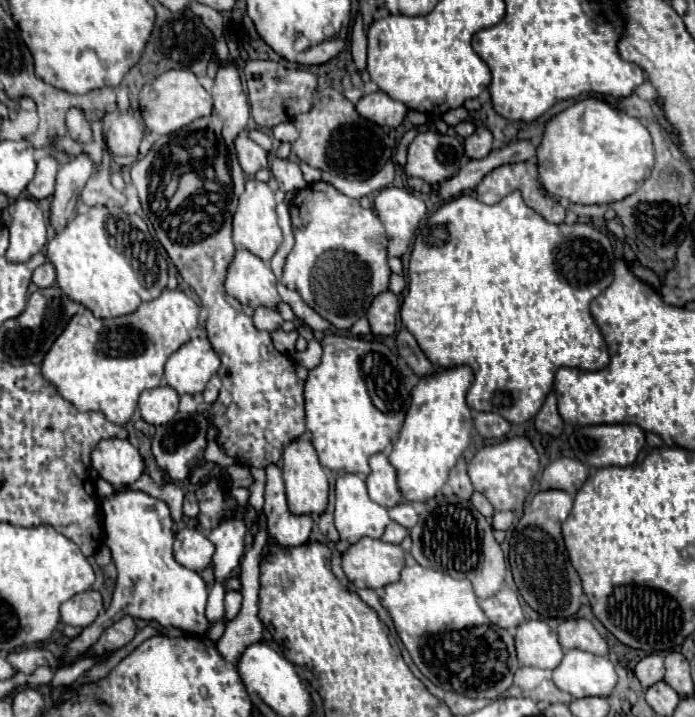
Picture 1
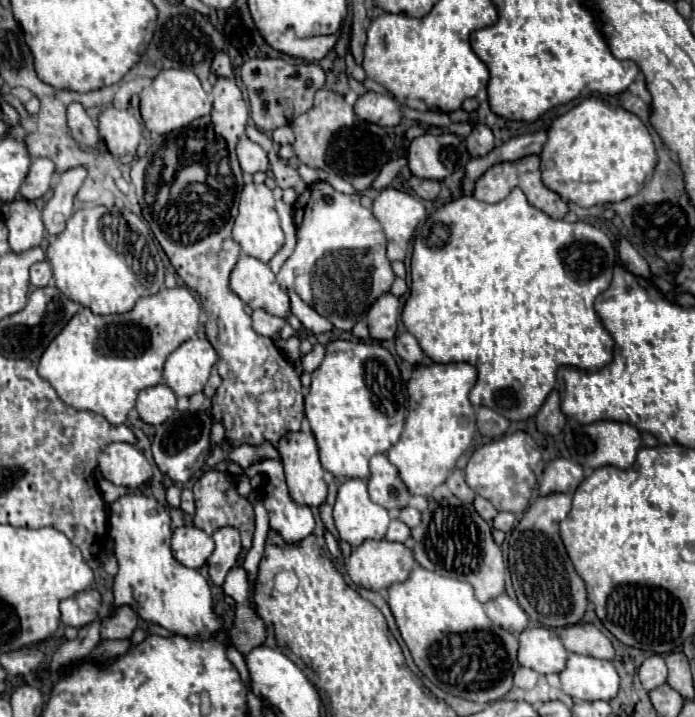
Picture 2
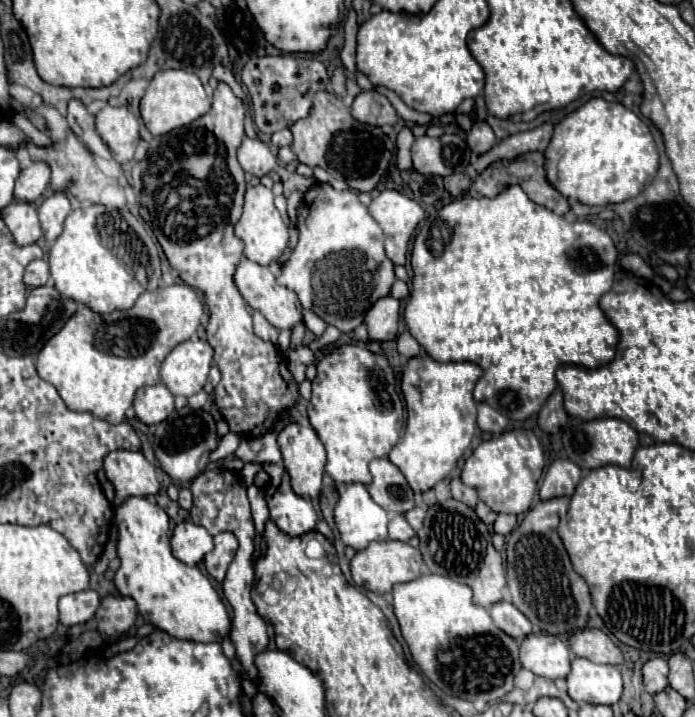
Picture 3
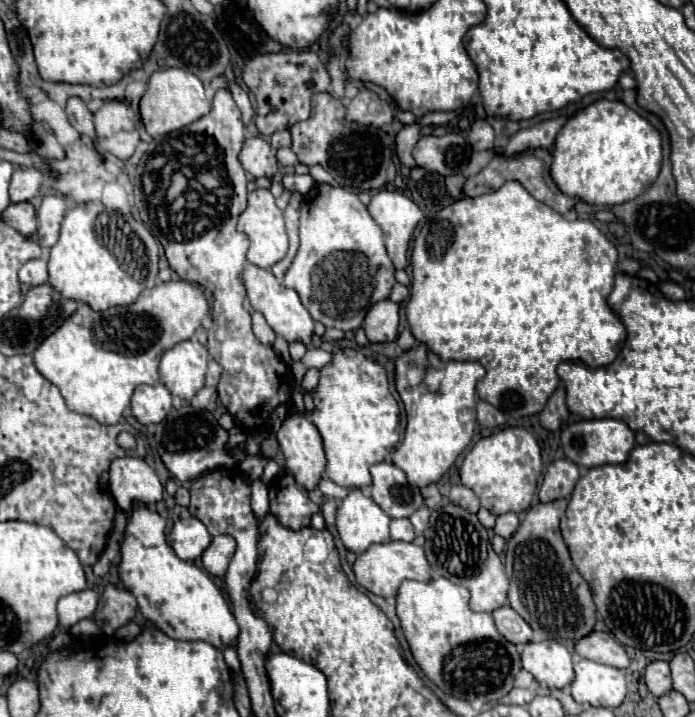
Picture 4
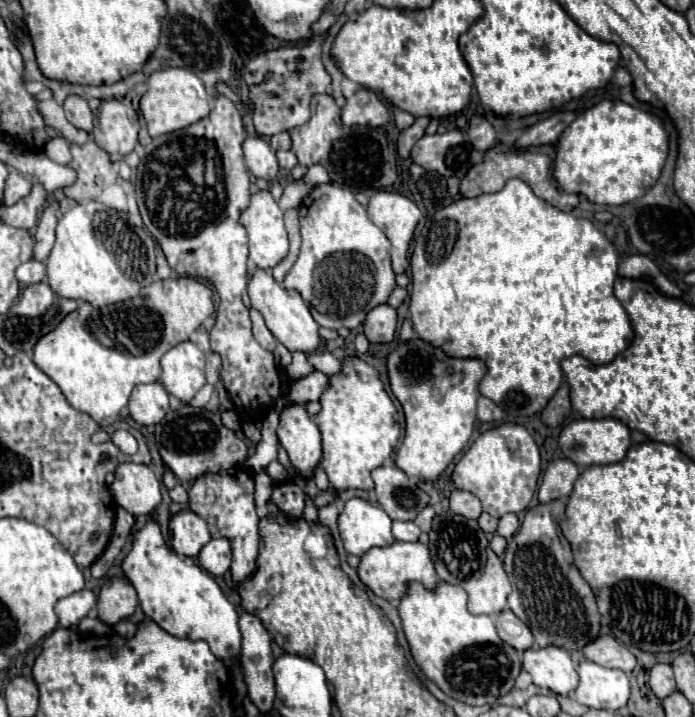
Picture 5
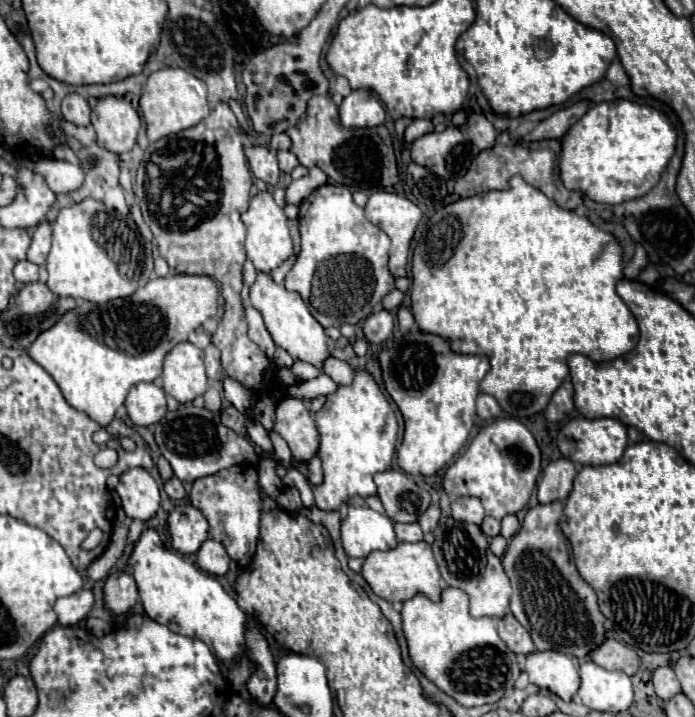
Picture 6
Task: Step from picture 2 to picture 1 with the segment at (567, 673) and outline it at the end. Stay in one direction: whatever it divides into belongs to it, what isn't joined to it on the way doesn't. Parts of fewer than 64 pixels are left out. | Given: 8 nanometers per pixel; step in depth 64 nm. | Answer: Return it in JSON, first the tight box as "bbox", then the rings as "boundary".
{"bbox":[552,650,618,698],"boundary":[[[568,650],[560,662],[560,668],[552,672],[552,680],[562,692],[568,692],[574,698],[606,698],[612,694],[618,674],[608,656]]]}

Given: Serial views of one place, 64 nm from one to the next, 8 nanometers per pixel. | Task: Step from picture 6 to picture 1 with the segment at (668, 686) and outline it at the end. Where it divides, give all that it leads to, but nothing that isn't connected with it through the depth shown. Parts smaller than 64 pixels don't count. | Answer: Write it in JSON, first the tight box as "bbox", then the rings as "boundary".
{"bbox":[636,654,664,688],"boundary":[[[650,654],[646,658],[642,658],[636,666],[636,676],[638,680],[642,682],[644,688],[650,688],[654,686],[656,682],[662,682],[664,680],[664,660],[662,656],[658,654]]]}

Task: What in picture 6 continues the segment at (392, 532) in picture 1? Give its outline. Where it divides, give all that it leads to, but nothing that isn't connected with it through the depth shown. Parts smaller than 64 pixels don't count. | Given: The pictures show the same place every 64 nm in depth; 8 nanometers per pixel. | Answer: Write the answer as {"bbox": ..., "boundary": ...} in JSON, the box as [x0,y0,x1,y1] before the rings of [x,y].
{"bbox":[394,524,424,542],"boundary":[[[394,524],[394,530],[400,542],[420,542],[424,536],[418,524]]]}

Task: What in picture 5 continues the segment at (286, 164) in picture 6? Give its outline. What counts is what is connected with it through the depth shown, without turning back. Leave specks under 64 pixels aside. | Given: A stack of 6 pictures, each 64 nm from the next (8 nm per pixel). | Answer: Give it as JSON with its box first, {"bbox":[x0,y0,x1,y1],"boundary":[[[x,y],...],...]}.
{"bbox":[276,150,298,170],"boundary":[[[278,150],[276,156],[278,156],[280,166],[286,168],[286,170],[292,170],[292,168],[298,164],[298,160],[296,160],[296,156],[294,156],[292,150]]]}

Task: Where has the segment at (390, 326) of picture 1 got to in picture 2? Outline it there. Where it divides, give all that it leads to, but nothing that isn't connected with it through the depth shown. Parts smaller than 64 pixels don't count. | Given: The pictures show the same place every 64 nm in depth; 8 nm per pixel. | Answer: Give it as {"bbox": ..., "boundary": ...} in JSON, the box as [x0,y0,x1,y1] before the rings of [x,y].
{"bbox":[366,294,400,340],"boundary":[[[384,294],[372,308],[368,310],[366,324],[370,330],[370,336],[376,340],[390,340],[396,336],[398,328],[398,312],[400,312],[400,302],[394,294]]]}

